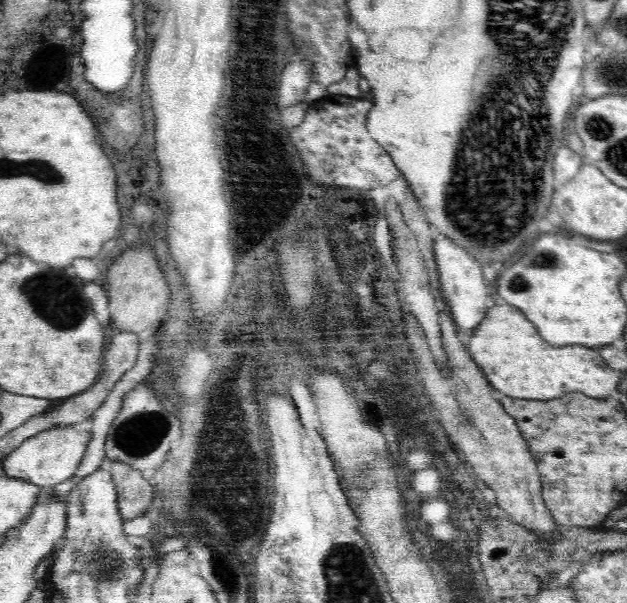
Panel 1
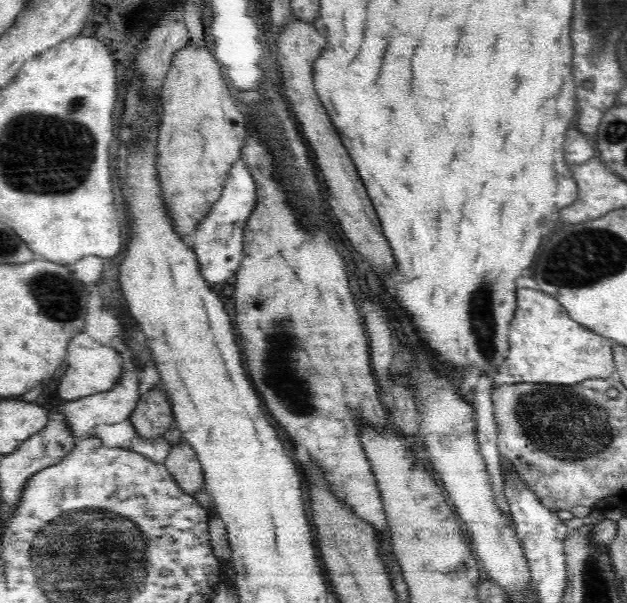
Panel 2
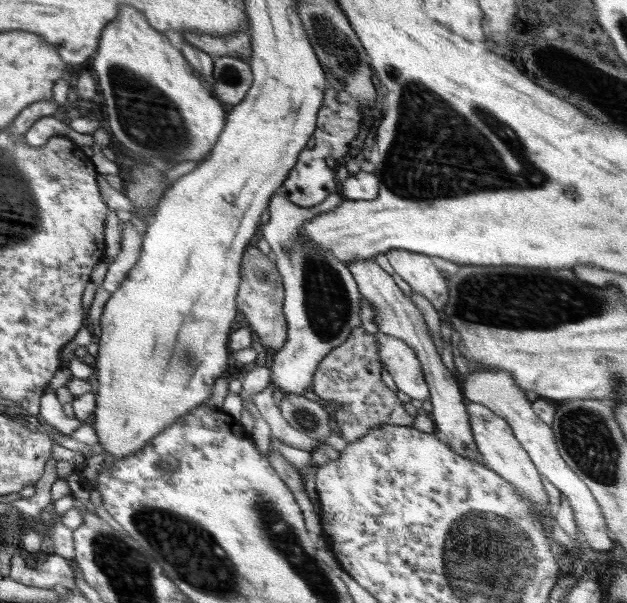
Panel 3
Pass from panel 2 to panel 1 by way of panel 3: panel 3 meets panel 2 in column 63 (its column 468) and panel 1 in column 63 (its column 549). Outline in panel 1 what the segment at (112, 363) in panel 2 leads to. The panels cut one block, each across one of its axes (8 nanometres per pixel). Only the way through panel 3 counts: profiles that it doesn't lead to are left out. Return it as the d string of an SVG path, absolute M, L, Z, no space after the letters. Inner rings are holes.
M72 425L51 426L24 439L18 448L8 454L2 462L4 475L30 481L38 487L52 488L74 476L88 447L88 442L90 442L90 431L77 432Z

